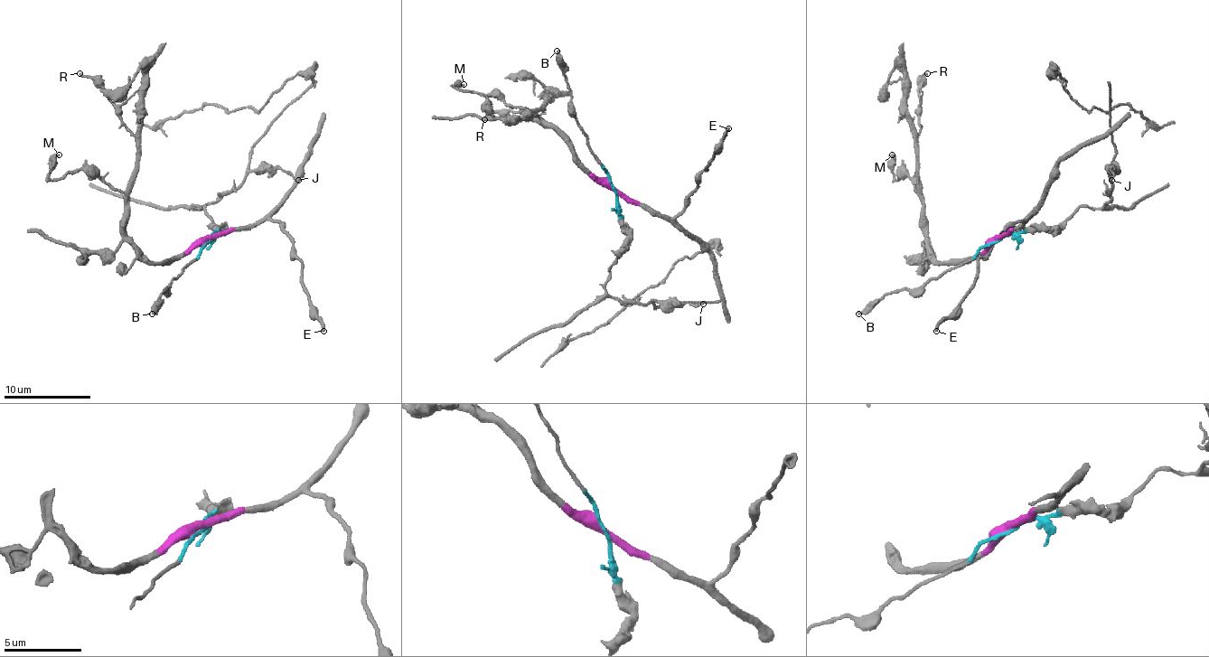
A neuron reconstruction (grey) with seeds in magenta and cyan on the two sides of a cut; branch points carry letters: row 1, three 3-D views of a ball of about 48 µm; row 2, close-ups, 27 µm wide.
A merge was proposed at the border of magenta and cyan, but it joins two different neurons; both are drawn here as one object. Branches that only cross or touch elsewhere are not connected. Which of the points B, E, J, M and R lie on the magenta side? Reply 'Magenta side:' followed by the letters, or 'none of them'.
Magenta side: E, M, R

